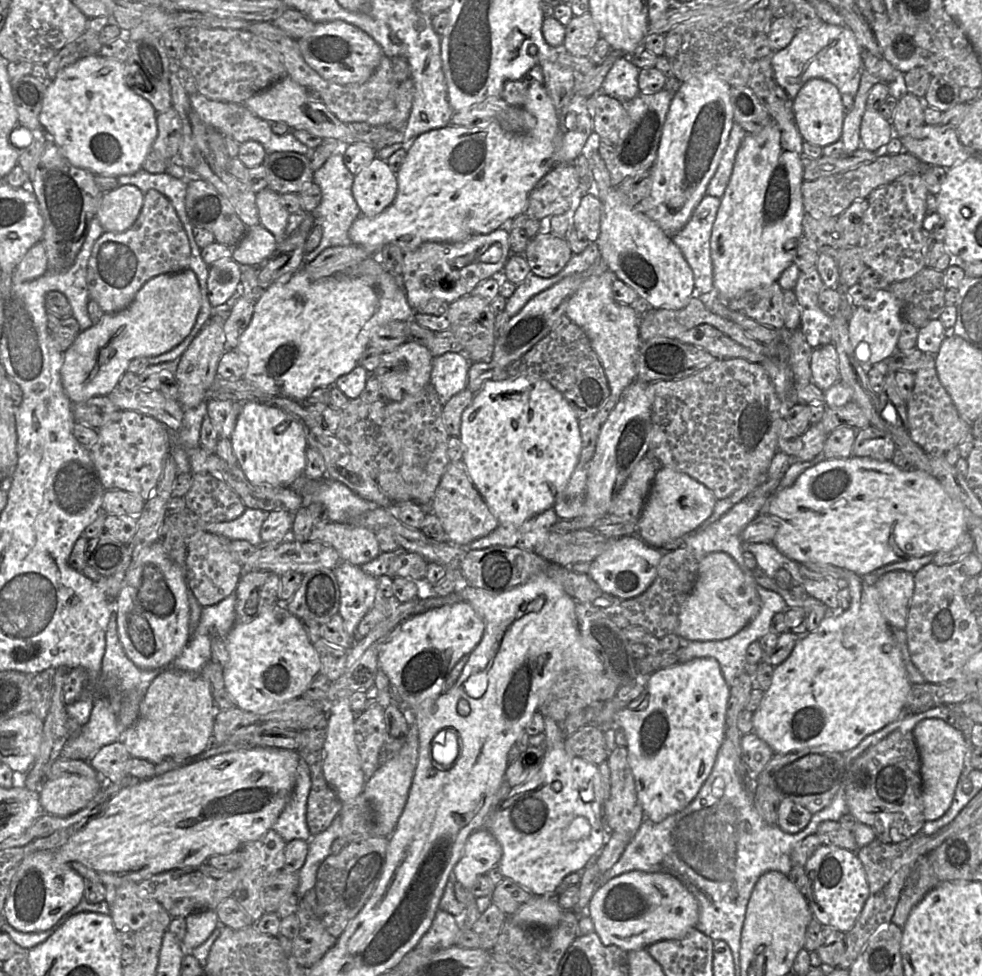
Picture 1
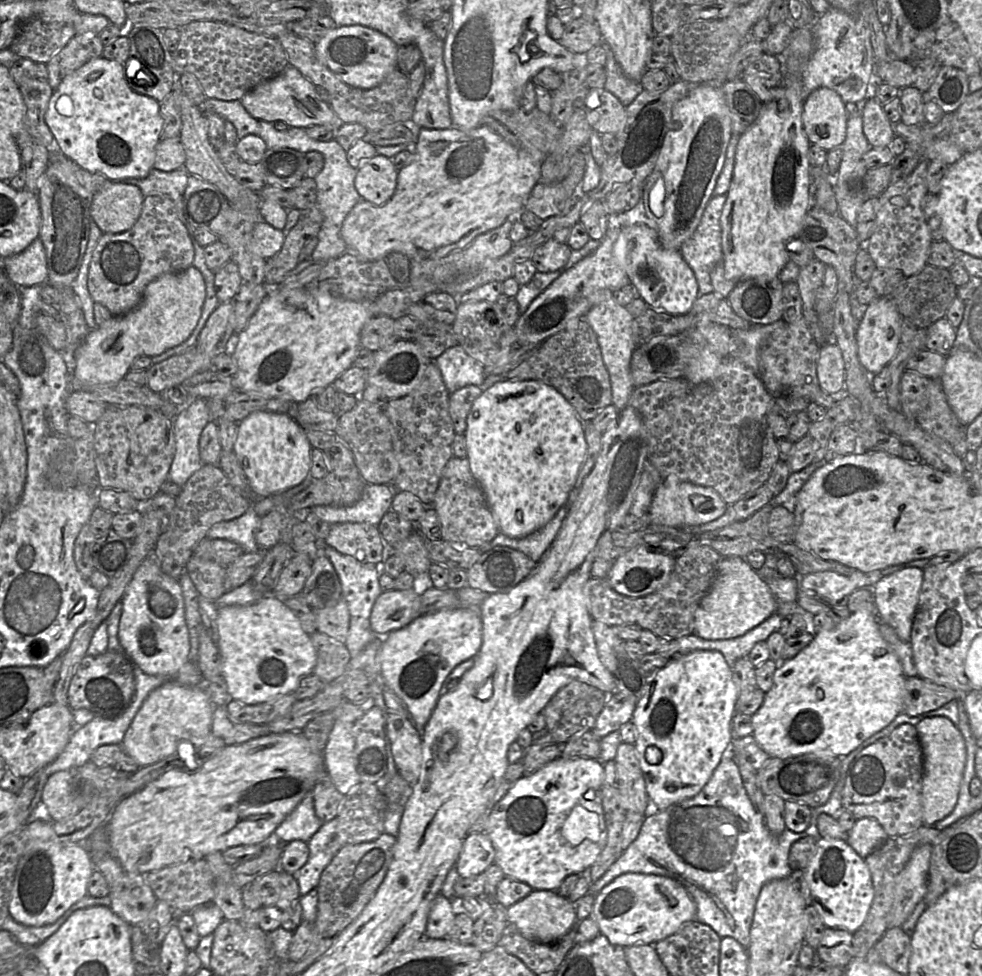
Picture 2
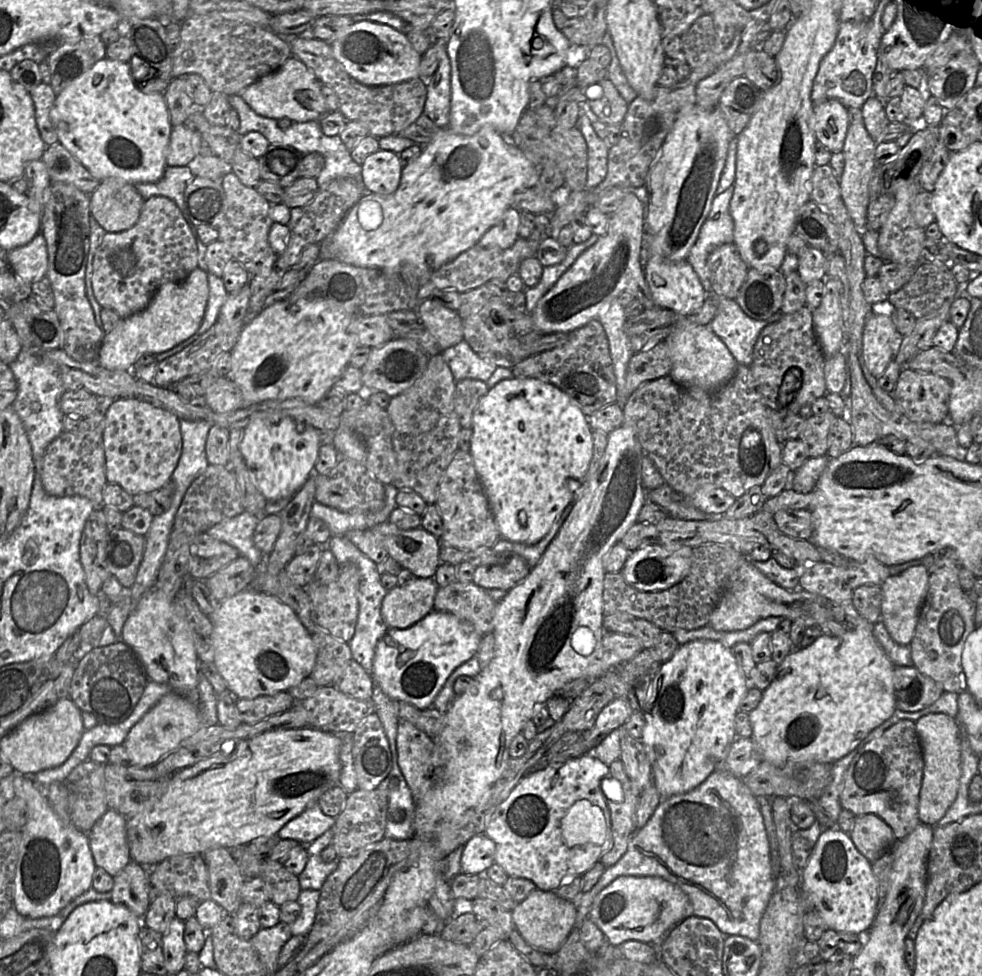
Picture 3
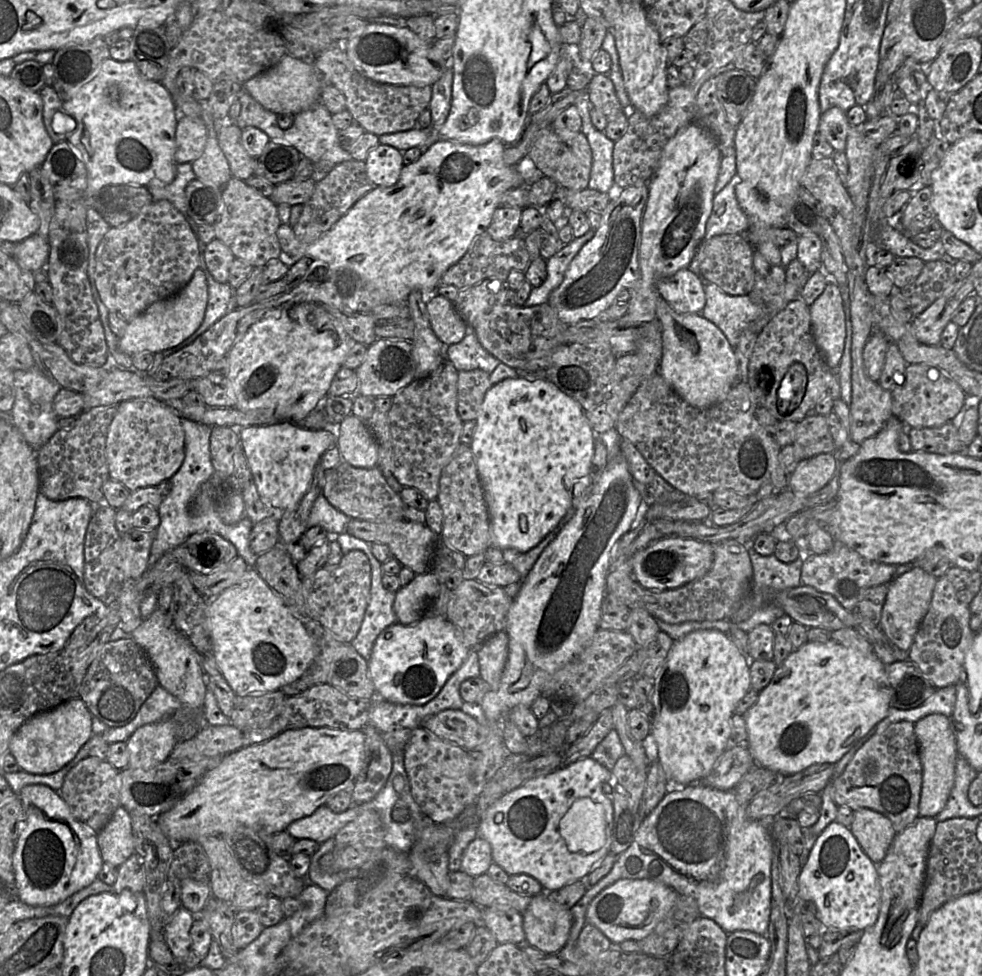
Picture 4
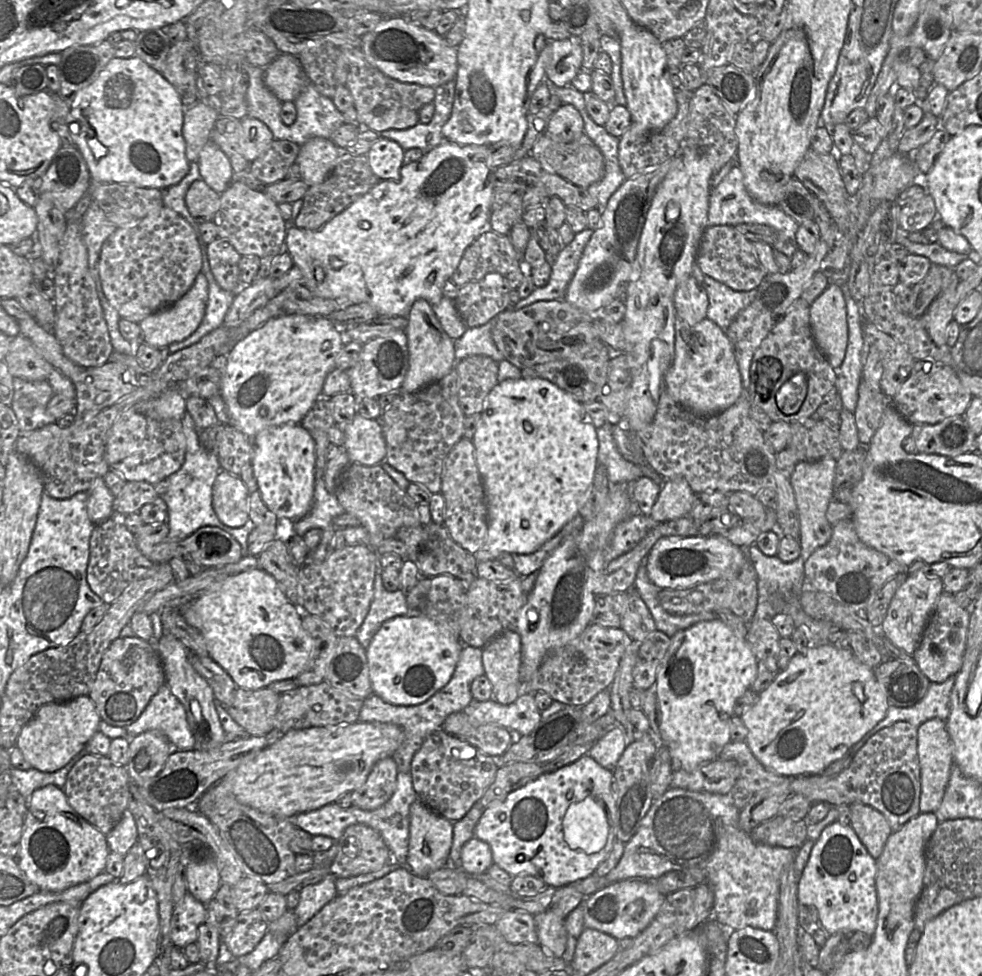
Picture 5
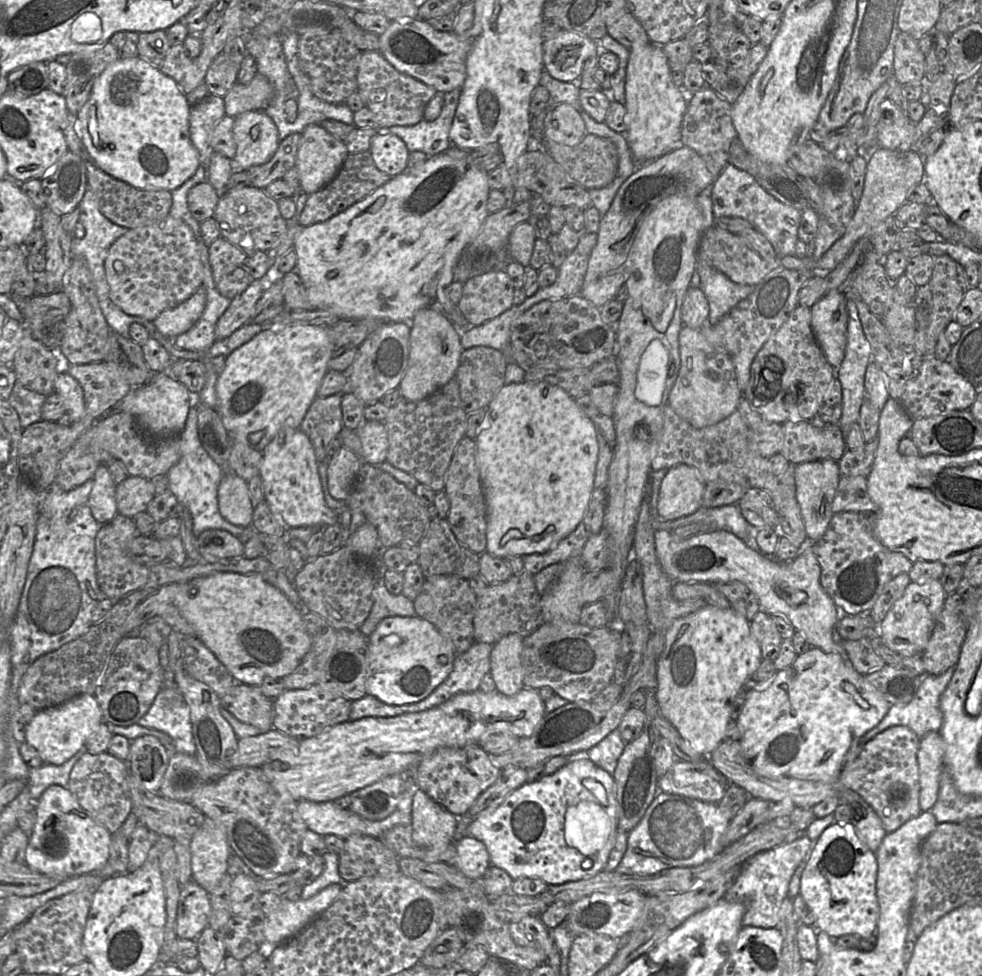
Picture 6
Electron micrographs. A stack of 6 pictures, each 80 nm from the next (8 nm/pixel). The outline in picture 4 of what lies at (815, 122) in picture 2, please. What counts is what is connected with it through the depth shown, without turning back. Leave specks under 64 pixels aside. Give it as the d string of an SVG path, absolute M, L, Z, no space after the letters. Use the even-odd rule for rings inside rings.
M832 107L820 116L818 133L820 133L838 152L844 152L850 125L846 112L838 107Z

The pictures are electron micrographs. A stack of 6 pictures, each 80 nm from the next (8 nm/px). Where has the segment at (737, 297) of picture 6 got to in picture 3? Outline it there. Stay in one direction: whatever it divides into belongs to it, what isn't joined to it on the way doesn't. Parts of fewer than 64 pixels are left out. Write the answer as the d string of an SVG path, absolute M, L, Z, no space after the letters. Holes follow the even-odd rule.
M715 296L717 312L709 327L725 343L738 364L750 368L754 346L760 332L779 321L783 313L777 312L766 320L747 316L734 299Z

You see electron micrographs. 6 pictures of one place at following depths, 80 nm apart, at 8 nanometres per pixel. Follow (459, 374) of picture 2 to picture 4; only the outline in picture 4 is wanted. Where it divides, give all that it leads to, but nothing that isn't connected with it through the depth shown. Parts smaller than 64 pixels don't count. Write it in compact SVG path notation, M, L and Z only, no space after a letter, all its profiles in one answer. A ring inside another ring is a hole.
M469 330L459 343L447 346L445 357L457 371L481 369L491 374L500 364L500 360L481 345L473 330Z

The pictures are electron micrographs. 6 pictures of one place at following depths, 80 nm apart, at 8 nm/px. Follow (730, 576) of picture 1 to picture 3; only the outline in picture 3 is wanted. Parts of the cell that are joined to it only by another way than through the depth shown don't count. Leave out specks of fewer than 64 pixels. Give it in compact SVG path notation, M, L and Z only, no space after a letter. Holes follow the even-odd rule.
M748 558L732 575L729 583L709 617L708 625L718 632L745 630L761 619L770 616L788 618L791 621L802 620L807 627L819 626L833 619L833 604L827 598L800 588L788 590L775 584L763 575Z

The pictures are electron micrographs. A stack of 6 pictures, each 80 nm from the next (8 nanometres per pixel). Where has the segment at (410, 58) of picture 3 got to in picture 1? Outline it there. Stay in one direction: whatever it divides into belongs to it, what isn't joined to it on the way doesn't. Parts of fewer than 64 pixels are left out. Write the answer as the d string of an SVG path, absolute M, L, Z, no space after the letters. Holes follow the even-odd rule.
M340 20L317 23L310 33L298 40L298 45L303 59L311 68L325 80L341 85L367 81L384 55L379 44L369 34L352 24Z

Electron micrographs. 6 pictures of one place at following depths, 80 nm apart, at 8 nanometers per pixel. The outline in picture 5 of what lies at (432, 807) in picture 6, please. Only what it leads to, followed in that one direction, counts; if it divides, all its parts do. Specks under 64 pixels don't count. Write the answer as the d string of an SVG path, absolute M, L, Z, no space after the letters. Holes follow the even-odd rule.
M419 799L410 807L410 840L407 867L418 877L426 878L431 872L449 863L453 841L453 822L432 811Z

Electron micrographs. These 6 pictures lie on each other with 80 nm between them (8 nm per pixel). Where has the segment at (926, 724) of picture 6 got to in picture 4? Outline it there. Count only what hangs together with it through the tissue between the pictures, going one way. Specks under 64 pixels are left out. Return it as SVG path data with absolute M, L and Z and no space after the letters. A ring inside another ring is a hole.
M949 685L944 688L937 688L932 696L916 708L903 710L890 707L887 716L856 744L858 744L860 749L871 737L884 731L892 723L910 721L915 724L929 714L943 714L951 717L956 703L956 694L956 685Z

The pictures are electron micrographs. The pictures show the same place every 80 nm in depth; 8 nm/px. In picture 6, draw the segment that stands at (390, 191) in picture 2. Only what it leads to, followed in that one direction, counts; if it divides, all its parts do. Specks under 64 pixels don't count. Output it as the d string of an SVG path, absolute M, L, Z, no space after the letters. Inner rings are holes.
M392 133L376 134L369 151L376 167L391 177L397 176L407 168L410 151L405 142Z

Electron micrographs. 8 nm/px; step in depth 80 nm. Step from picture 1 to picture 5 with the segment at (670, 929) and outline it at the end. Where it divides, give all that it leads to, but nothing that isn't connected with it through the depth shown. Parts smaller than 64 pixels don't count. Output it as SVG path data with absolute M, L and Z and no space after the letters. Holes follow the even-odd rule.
M626 879L609 884L583 900L584 927L599 930L617 940L635 938L654 919L665 897L645 879Z

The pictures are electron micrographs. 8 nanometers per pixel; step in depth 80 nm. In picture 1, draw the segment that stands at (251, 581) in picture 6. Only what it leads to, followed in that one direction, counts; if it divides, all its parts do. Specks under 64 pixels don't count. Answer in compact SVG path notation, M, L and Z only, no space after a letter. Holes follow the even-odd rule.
M281 601L265 606L247 623L235 623L224 639L228 661L223 666L224 687L240 709L264 714L280 704L302 696L314 676L320 672L320 656L303 627L302 620L292 614Z

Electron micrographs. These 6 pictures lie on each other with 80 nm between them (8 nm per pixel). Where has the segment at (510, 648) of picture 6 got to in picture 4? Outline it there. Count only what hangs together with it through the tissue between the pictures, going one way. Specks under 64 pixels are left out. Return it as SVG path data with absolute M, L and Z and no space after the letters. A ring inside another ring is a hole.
M505 630L491 635L477 647L480 676L489 689L496 690L508 659L509 637Z

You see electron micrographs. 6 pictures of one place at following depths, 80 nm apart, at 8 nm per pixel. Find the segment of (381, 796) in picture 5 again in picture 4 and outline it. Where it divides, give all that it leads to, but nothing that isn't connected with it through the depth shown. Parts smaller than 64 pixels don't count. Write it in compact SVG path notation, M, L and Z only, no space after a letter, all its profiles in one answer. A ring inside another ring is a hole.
M367 723L362 727L365 735L365 761L363 769L351 790L353 804L373 800L386 784L392 771L392 752L378 730Z

